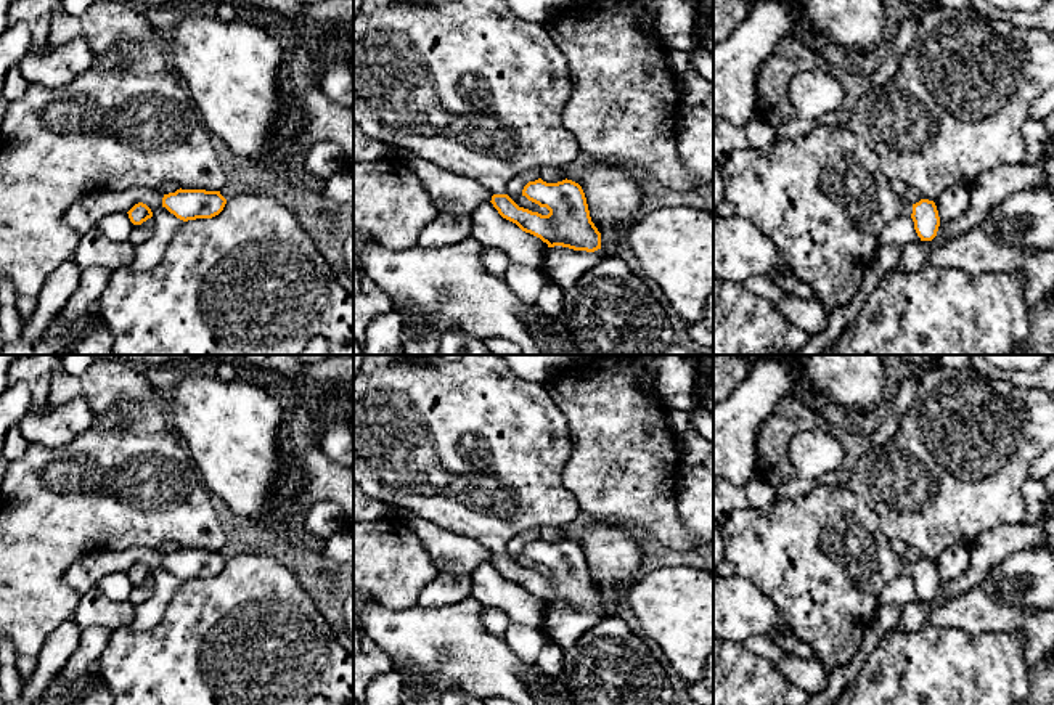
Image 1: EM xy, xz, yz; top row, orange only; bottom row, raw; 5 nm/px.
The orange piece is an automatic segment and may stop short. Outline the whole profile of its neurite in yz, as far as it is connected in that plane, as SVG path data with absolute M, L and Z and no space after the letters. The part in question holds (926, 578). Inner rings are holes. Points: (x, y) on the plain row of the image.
M816 485L800 499L778 499L766 507L737 507L720 525L720 533L725 556L715 575L744 578L755 585L773 602L792 634L816 652L826 673L847 665L858 654L864 630L877 613L877 599L893 578L911 577L921 601L932 601L940 586L935 562L921 559L909 564L895 554L877 514L845 485Z

